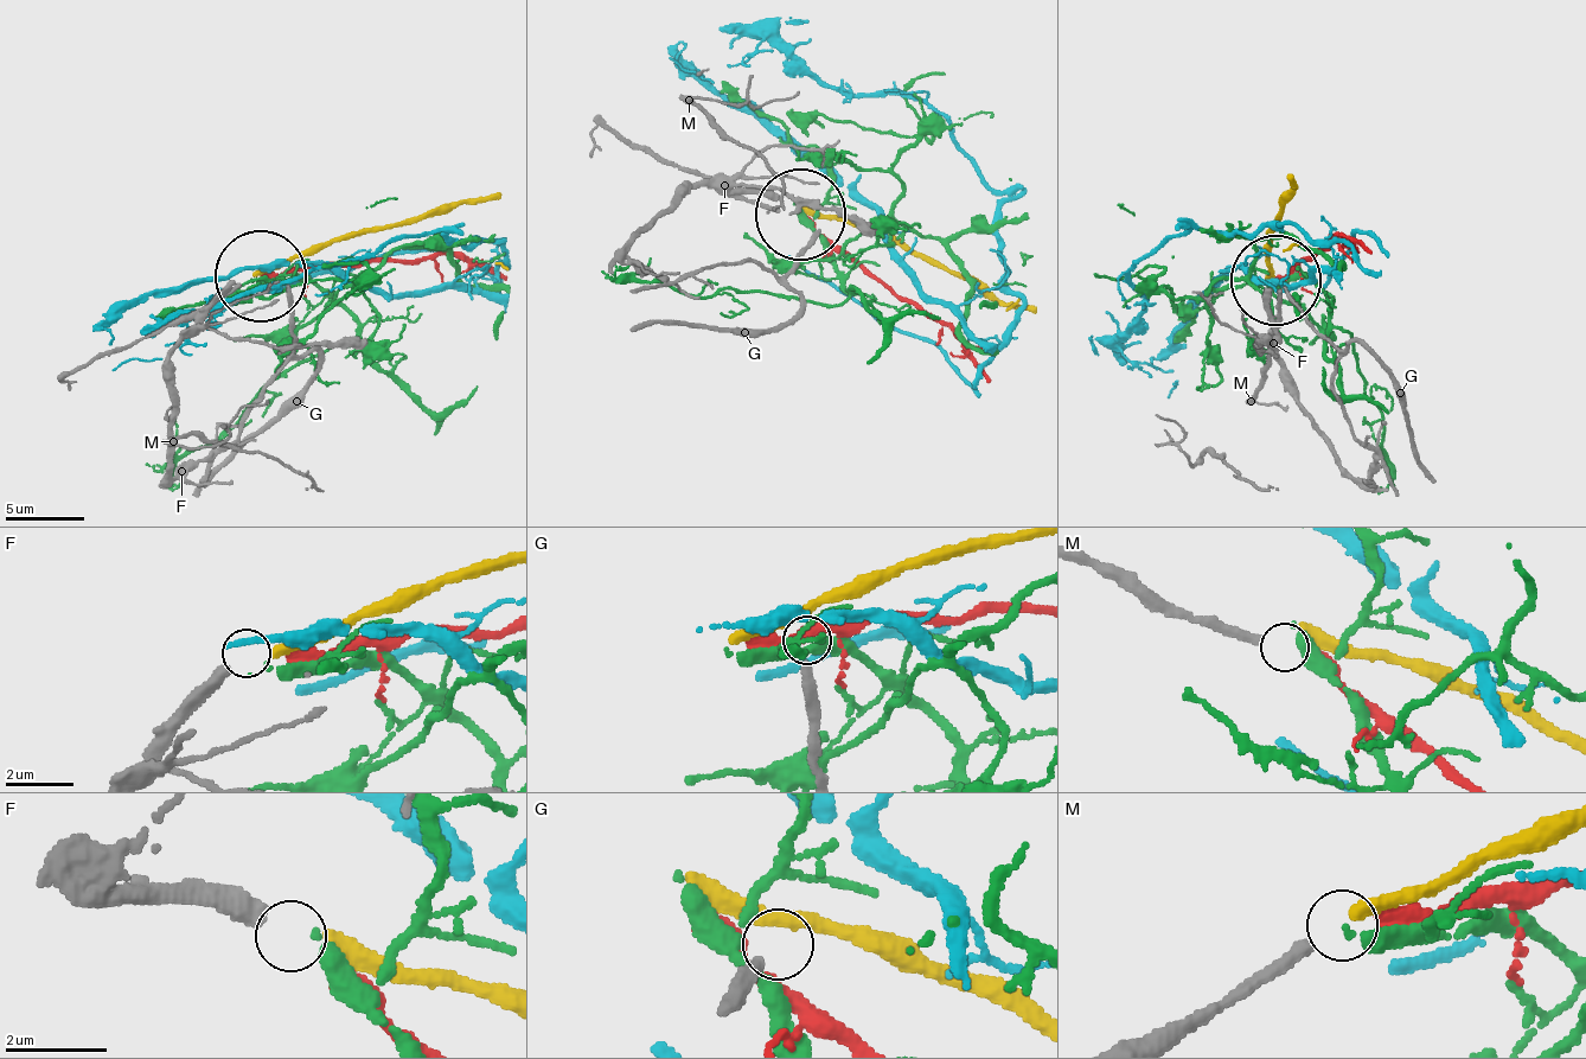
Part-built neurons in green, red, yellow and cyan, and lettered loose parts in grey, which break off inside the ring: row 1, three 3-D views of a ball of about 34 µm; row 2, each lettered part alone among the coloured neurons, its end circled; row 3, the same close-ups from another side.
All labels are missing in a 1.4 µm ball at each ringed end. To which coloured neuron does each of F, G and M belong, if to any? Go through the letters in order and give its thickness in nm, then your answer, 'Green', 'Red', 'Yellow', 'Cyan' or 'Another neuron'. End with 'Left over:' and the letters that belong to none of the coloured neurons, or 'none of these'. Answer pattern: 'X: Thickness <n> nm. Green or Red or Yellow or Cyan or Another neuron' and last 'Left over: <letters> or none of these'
F: Thickness 420 nm. Yellow
G: Thickness 240 nm. Another neuron
M: Thickness 280 nm. Red
Left over: G

